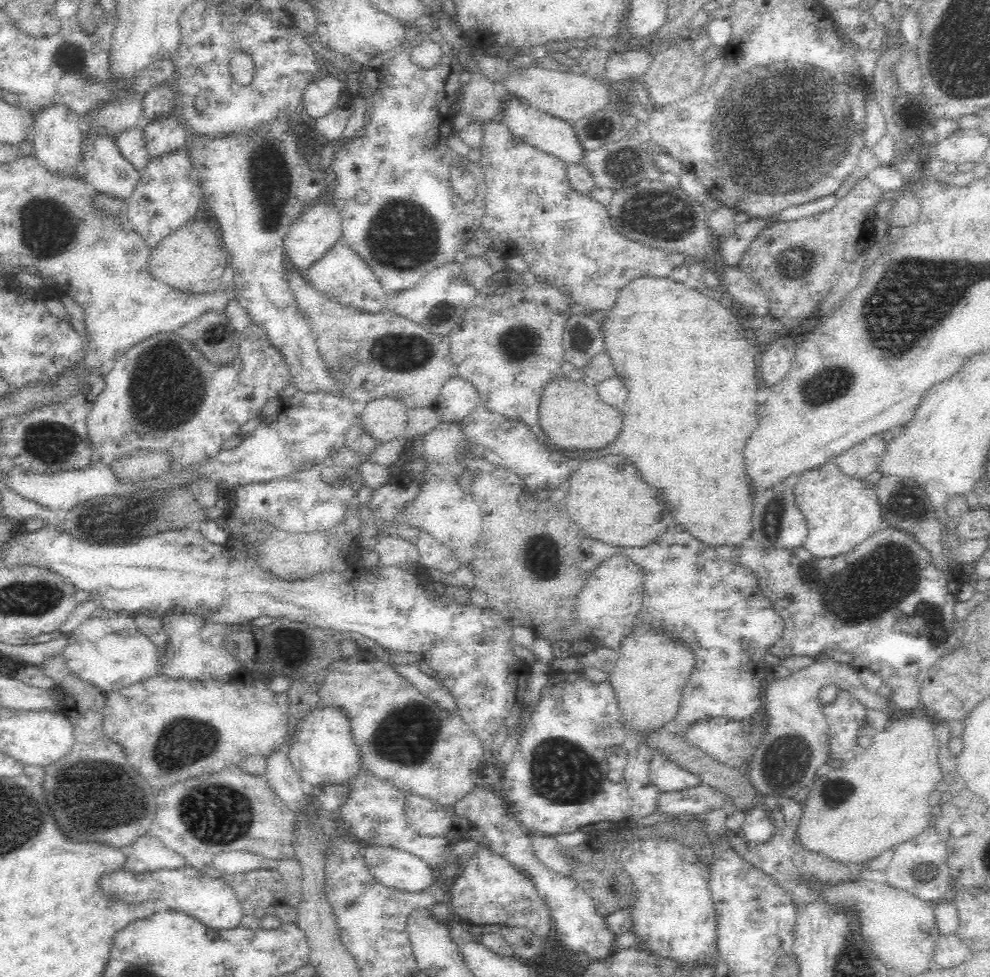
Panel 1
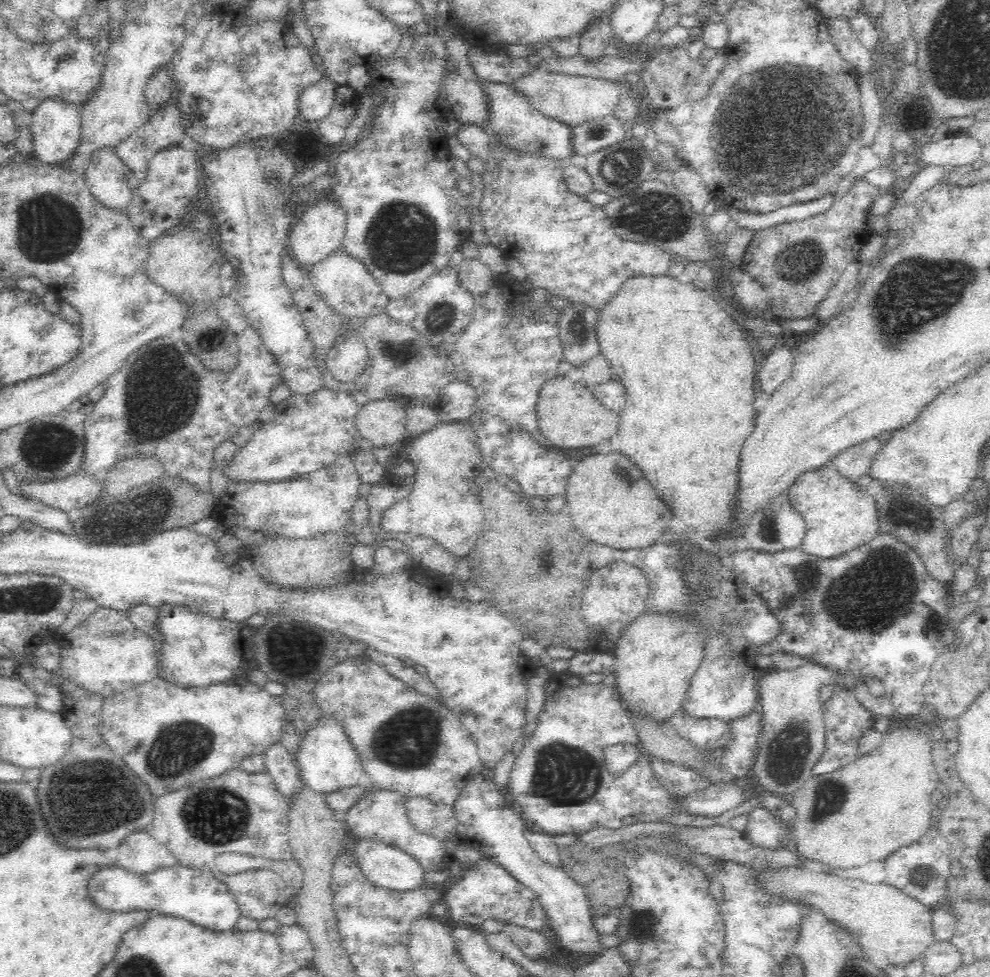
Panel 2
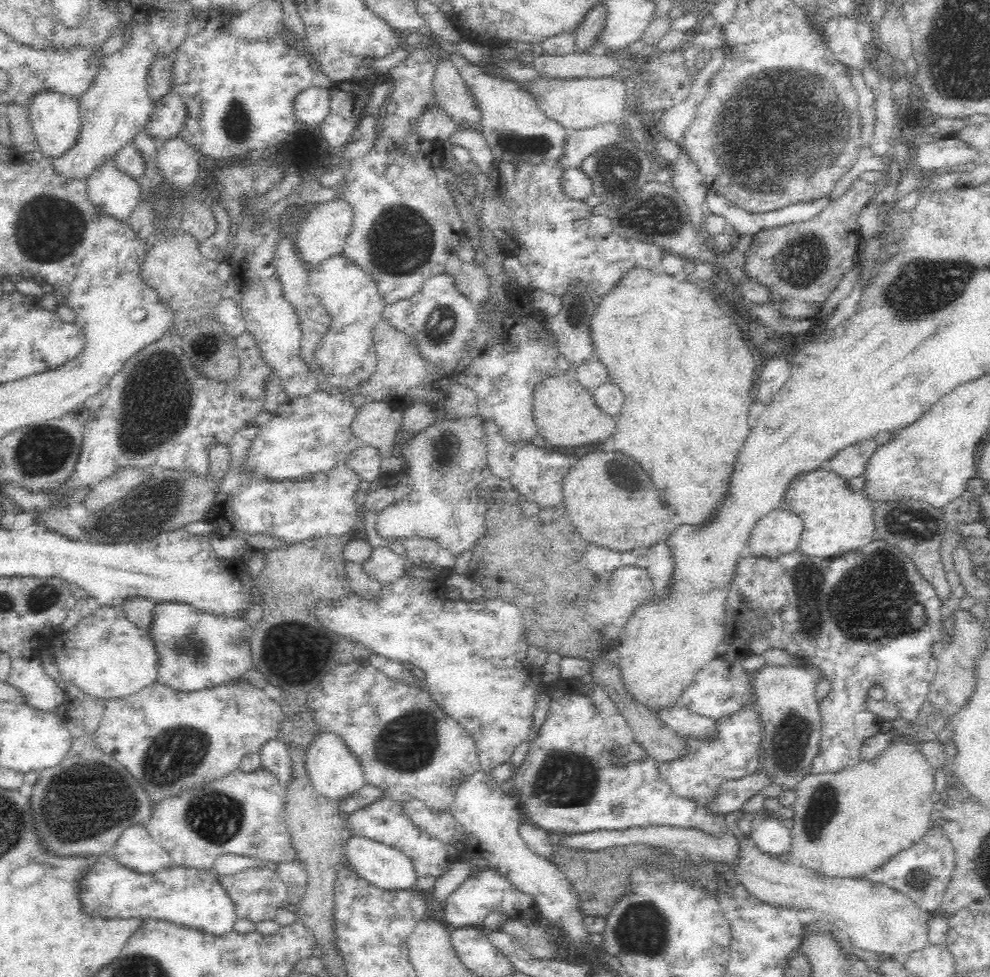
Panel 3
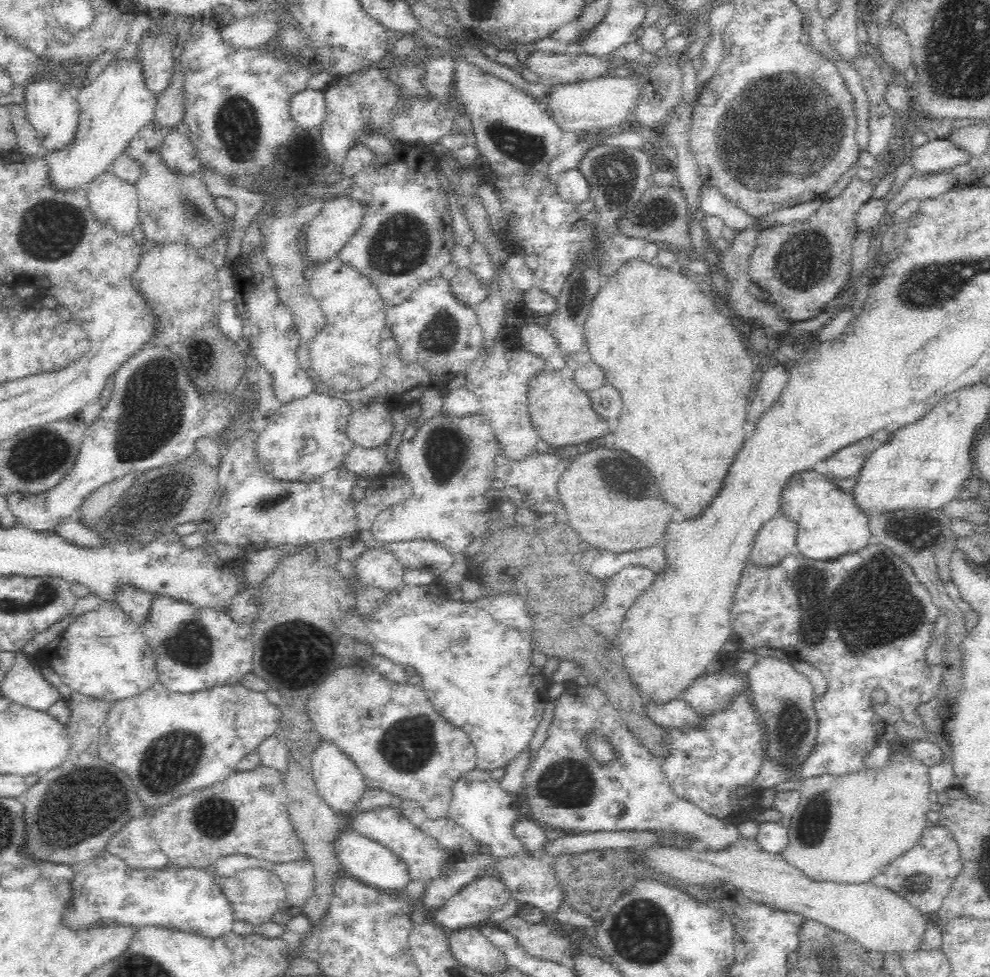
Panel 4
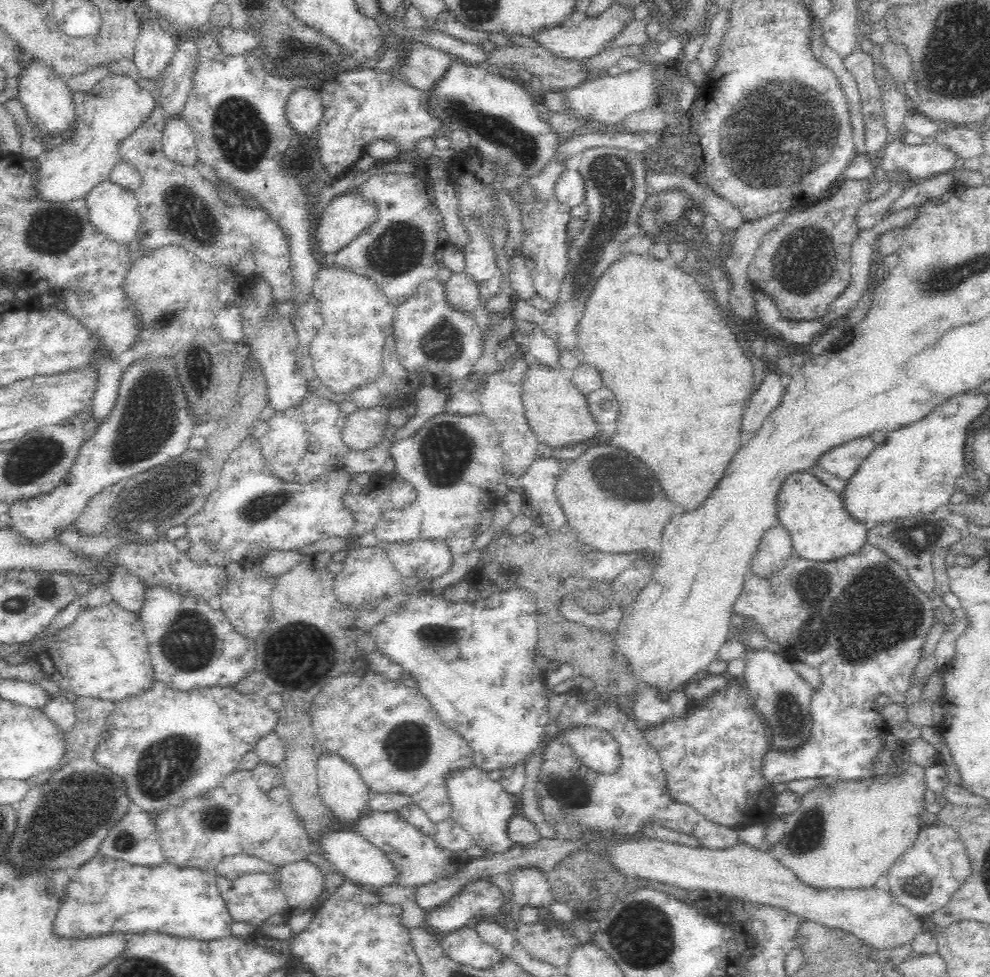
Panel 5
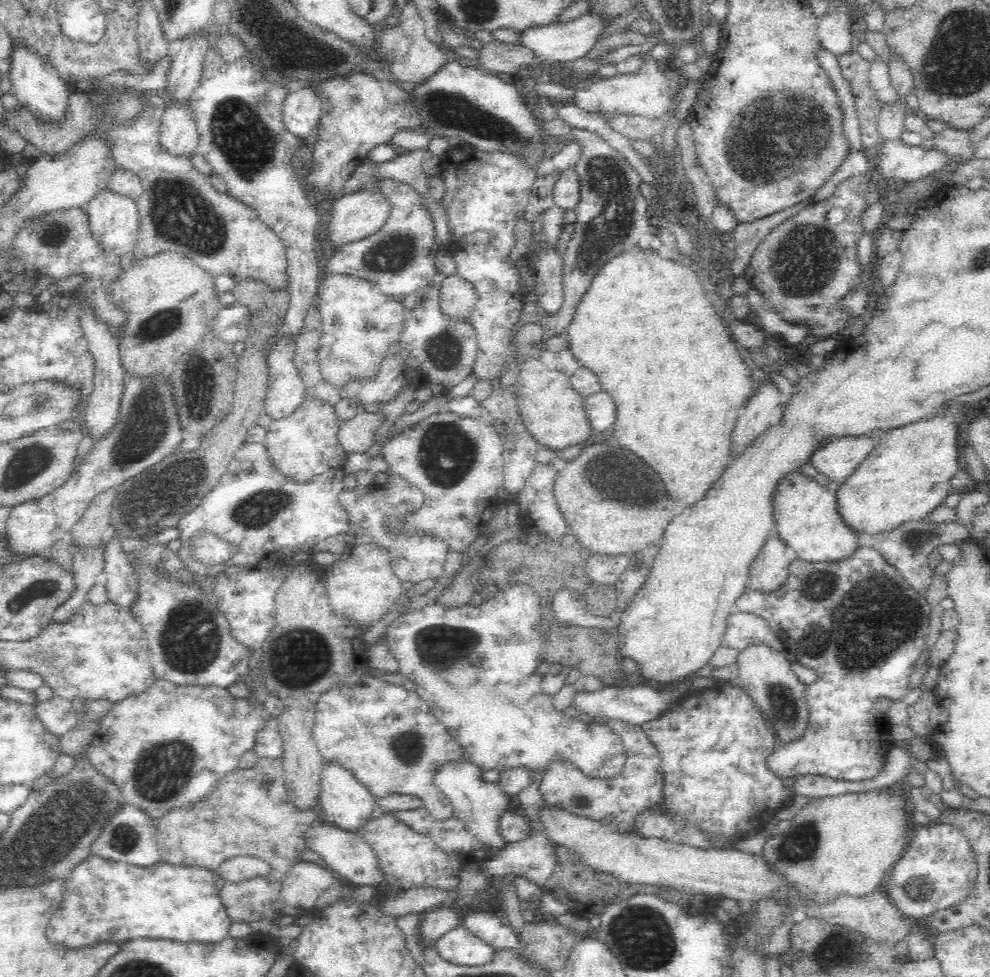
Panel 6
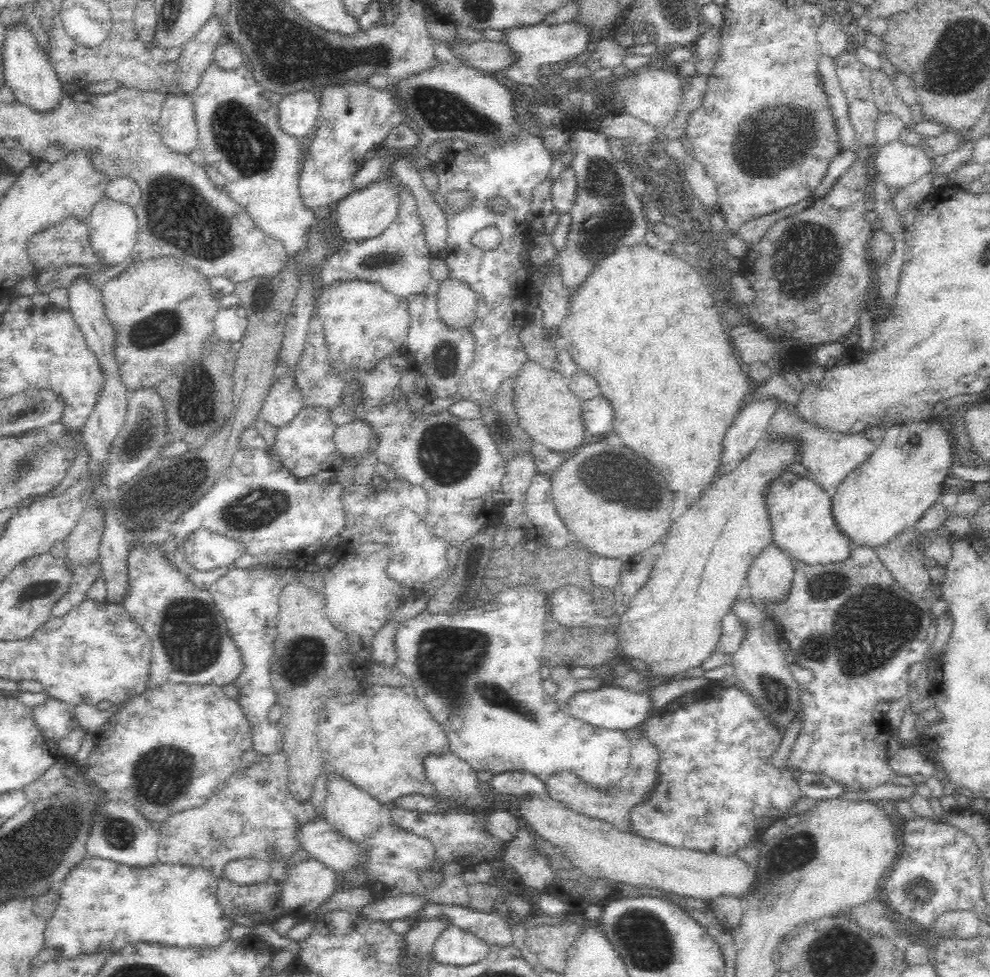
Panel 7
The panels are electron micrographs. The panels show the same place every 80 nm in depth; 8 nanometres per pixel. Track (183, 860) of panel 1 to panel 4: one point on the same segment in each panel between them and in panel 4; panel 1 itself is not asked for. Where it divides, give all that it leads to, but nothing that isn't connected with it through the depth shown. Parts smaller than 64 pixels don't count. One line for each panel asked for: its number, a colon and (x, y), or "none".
2: (141, 853)
3: (136, 849)
4: (134, 844)

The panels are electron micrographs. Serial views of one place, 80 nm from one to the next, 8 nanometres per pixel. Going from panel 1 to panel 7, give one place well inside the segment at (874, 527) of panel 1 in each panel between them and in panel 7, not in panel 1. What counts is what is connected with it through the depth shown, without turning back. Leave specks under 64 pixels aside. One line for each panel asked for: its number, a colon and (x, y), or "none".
2: (839, 515)
3: (836, 519)
4: (832, 523)
5: (823, 529)
6: (807, 514)
7: (803, 524)

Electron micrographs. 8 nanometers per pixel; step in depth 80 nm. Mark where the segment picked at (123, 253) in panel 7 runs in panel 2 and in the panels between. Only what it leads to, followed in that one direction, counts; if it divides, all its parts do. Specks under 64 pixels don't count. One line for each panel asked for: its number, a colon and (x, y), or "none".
2: (111, 180)
3: (116, 192)
4: (113, 199)
5: (114, 209)
6: (113, 217)

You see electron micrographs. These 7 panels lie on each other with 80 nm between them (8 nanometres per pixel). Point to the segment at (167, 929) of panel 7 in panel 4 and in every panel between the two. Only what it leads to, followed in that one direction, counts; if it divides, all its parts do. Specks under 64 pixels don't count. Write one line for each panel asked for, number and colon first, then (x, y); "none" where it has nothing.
4: (105, 889)
5: (106, 893)
6: (104, 898)

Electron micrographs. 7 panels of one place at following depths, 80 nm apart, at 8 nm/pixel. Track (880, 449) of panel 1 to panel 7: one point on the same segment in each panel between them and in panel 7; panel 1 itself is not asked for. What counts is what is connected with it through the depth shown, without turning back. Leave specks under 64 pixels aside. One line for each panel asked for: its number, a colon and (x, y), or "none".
2: (855, 462)
3: (851, 462)
4: (849, 462)
5: (843, 462)
6: (838, 460)
7: (830, 456)

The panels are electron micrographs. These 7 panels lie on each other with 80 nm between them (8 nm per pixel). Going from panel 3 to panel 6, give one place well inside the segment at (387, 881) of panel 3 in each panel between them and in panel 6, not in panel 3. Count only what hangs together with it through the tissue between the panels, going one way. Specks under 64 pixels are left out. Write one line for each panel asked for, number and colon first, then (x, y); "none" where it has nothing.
4: (373, 863)
5: (351, 855)
6: (347, 854)

